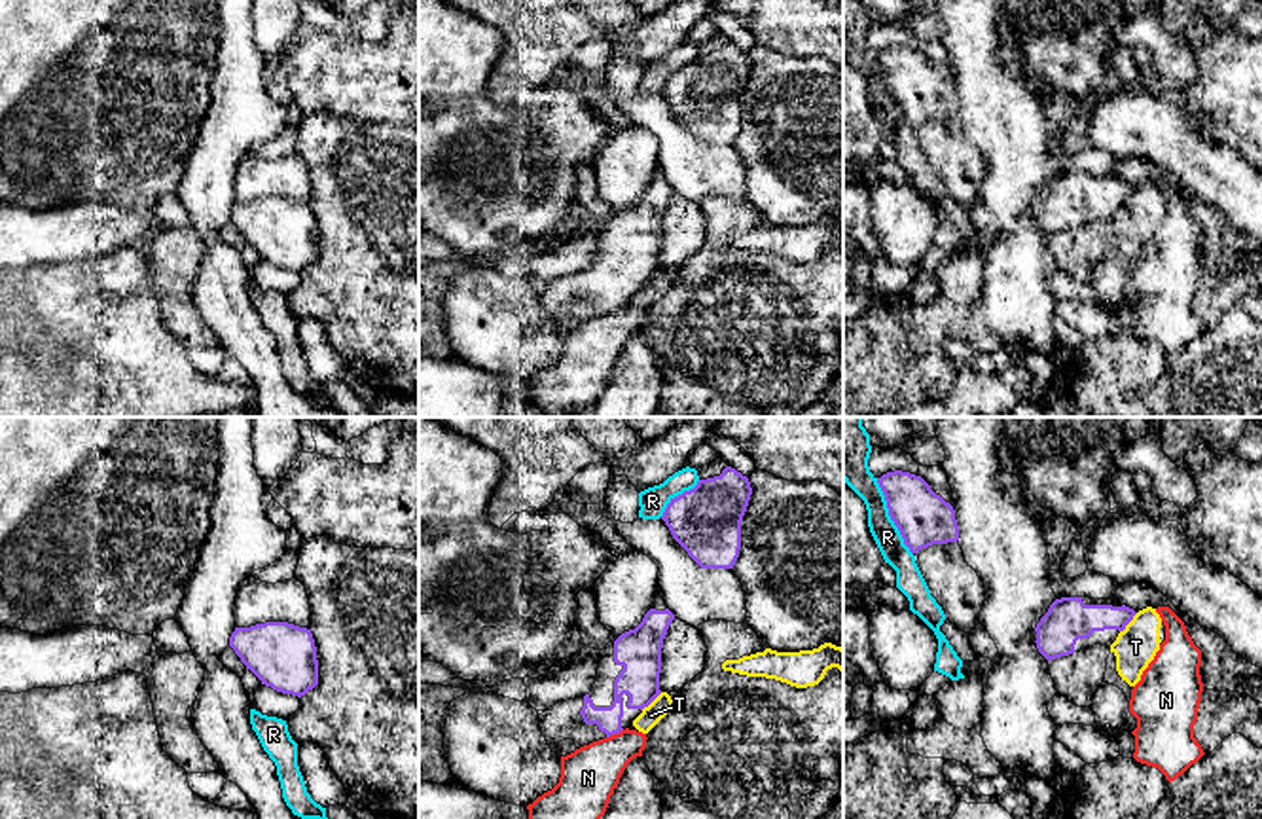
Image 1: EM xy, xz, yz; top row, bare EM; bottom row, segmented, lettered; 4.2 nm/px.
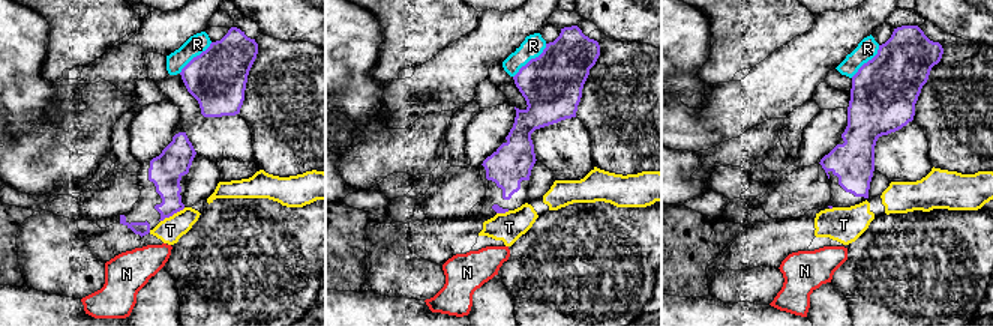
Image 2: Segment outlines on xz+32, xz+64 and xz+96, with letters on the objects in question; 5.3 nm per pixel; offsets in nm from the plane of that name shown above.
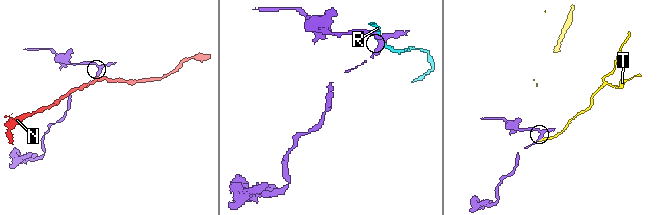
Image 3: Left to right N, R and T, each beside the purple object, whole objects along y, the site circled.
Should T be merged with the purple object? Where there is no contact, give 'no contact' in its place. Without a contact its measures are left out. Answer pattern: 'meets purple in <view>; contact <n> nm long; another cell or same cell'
meets purple in yz; contact 120 nm long; another cell

